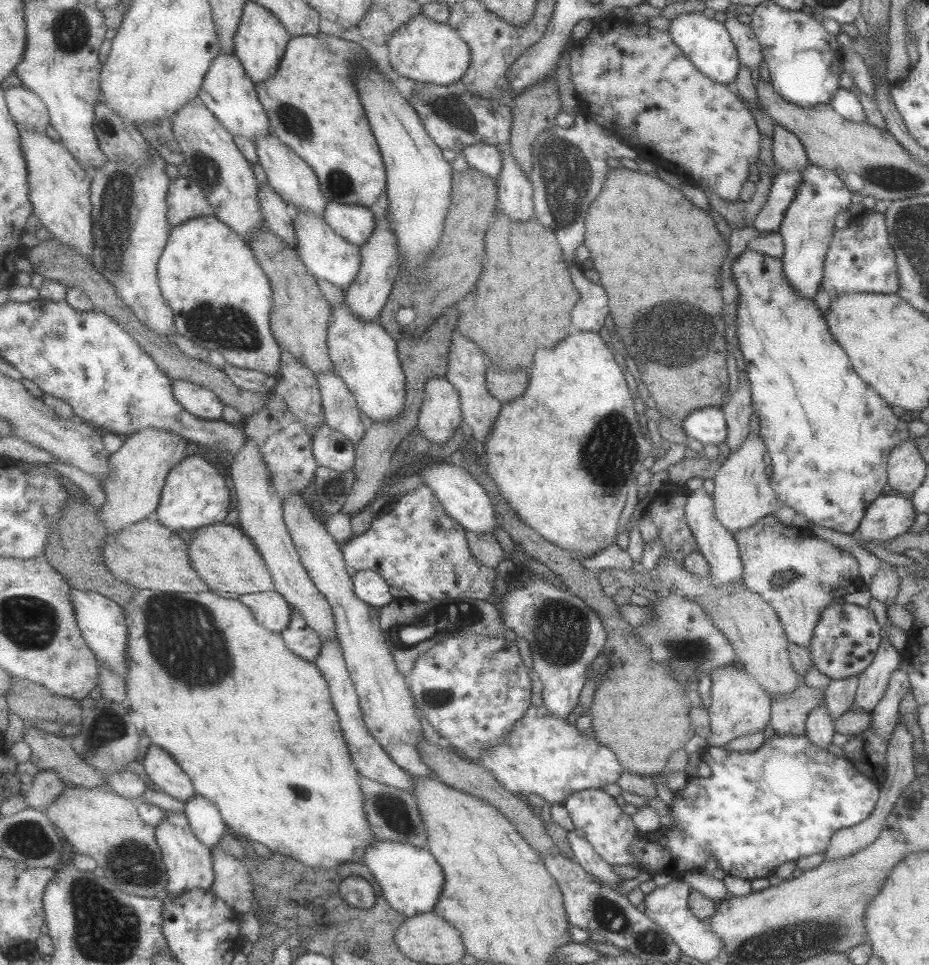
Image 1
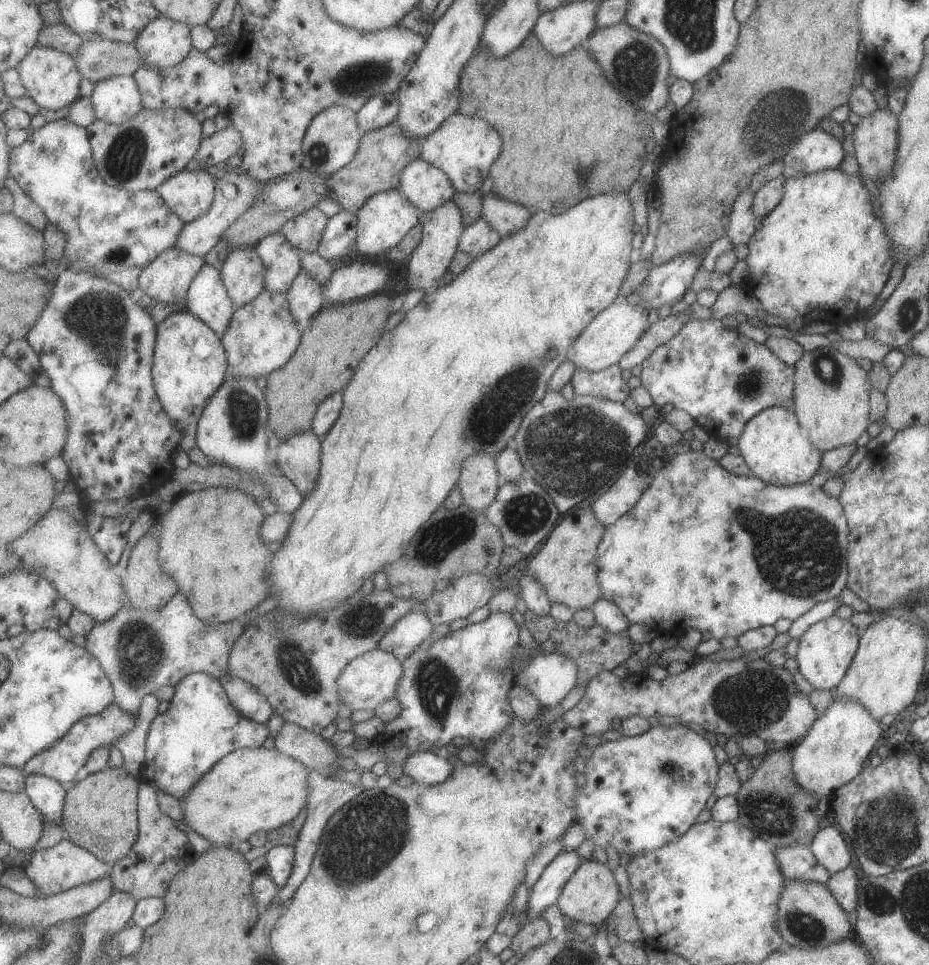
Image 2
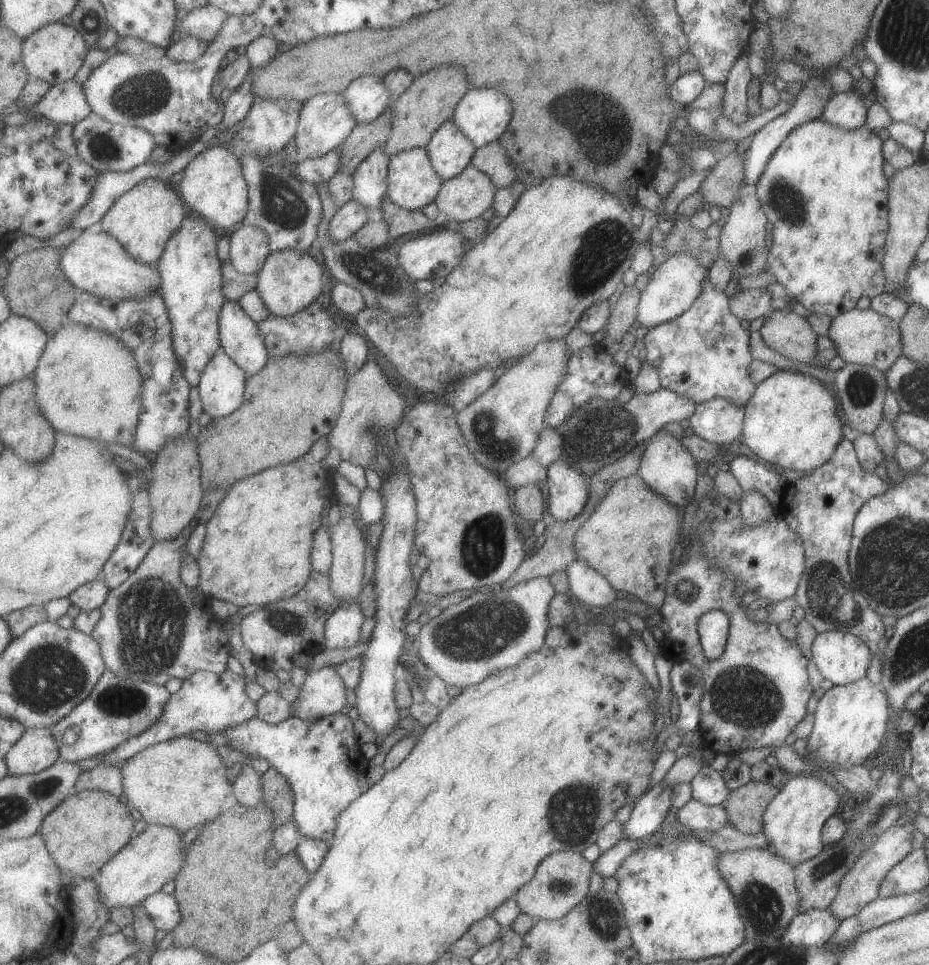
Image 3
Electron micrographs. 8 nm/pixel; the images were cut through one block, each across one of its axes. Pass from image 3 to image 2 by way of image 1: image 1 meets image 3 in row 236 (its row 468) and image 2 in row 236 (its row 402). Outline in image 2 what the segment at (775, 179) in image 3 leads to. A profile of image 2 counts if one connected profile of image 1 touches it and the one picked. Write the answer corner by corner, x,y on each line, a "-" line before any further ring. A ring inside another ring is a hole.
839,168
815,171
814,173
799,175
795,178
784,179
783,192
777,206
762,218
761,228
756,230
748,240
748,257
745,259
750,277
745,284
745,289
757,296
768,314
779,315
785,325
775,328
774,332
790,336
810,322
824,321
826,323
845,323
847,320
865,319
868,309
873,304
885,284
891,266
896,262
894,250
890,248
890,240
886,235
882,220
875,217
871,207
871,194
860,179
861,174
850,175

